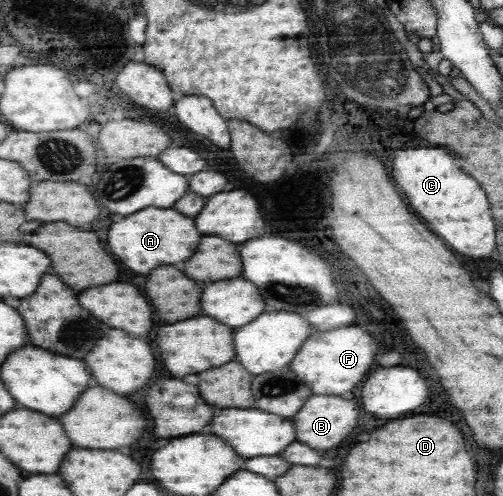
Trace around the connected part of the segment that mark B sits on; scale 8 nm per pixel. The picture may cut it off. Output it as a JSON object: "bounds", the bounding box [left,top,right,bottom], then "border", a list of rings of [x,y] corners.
{"bounds":[293,394,359,450],"border":[[[313,394],[301,412],[293,418],[293,424],[297,424],[297,440],[315,448],[315,450],[329,450],[337,448],[339,442],[343,442],[357,426],[359,420],[359,404],[355,400],[345,400],[341,396],[317,396]]]}

